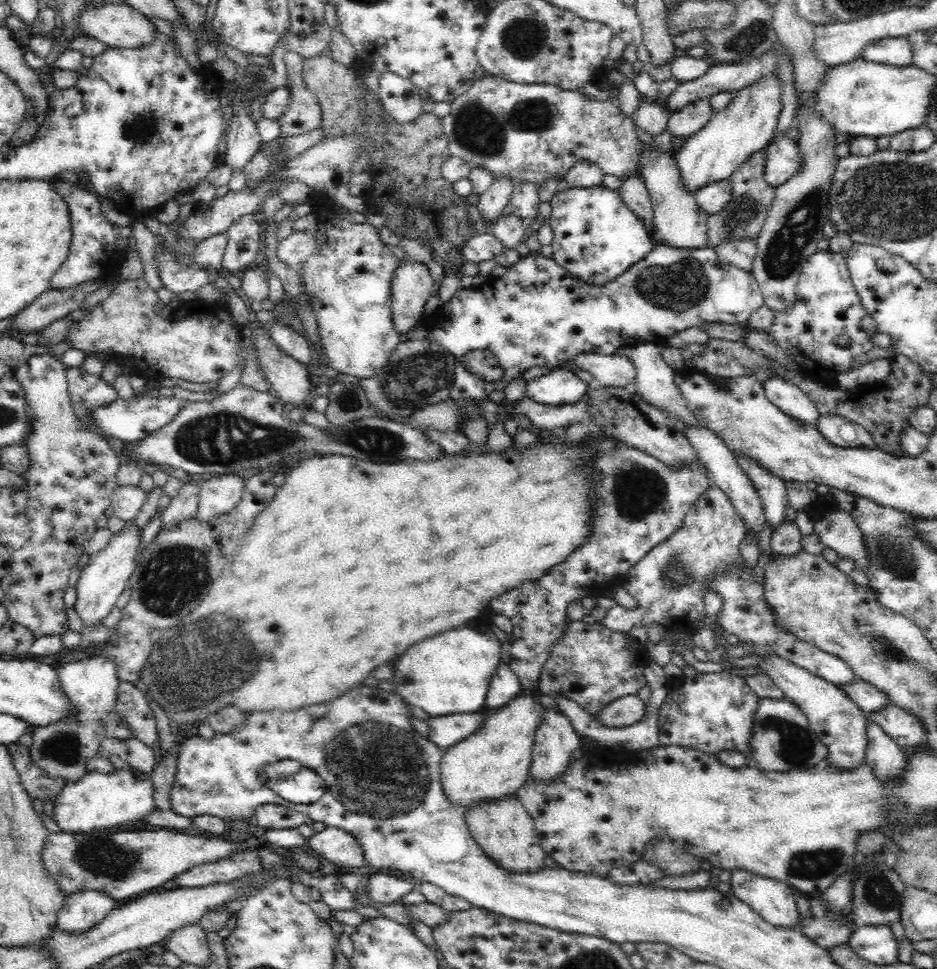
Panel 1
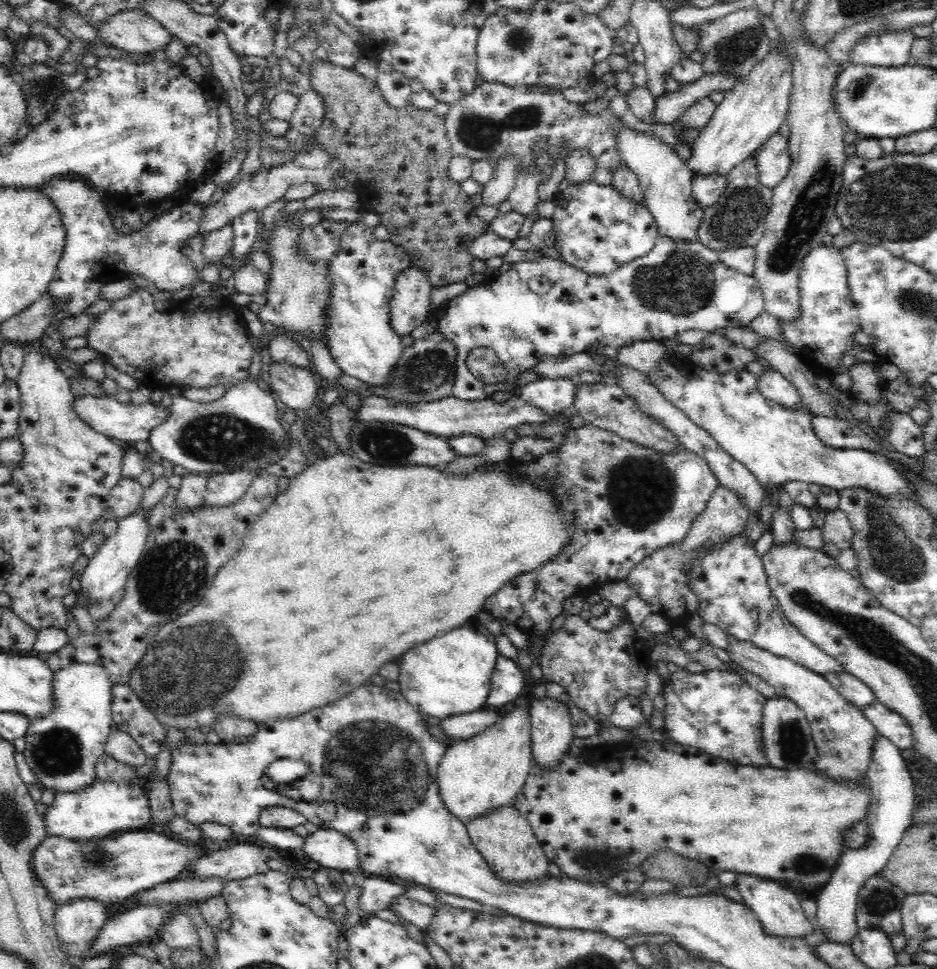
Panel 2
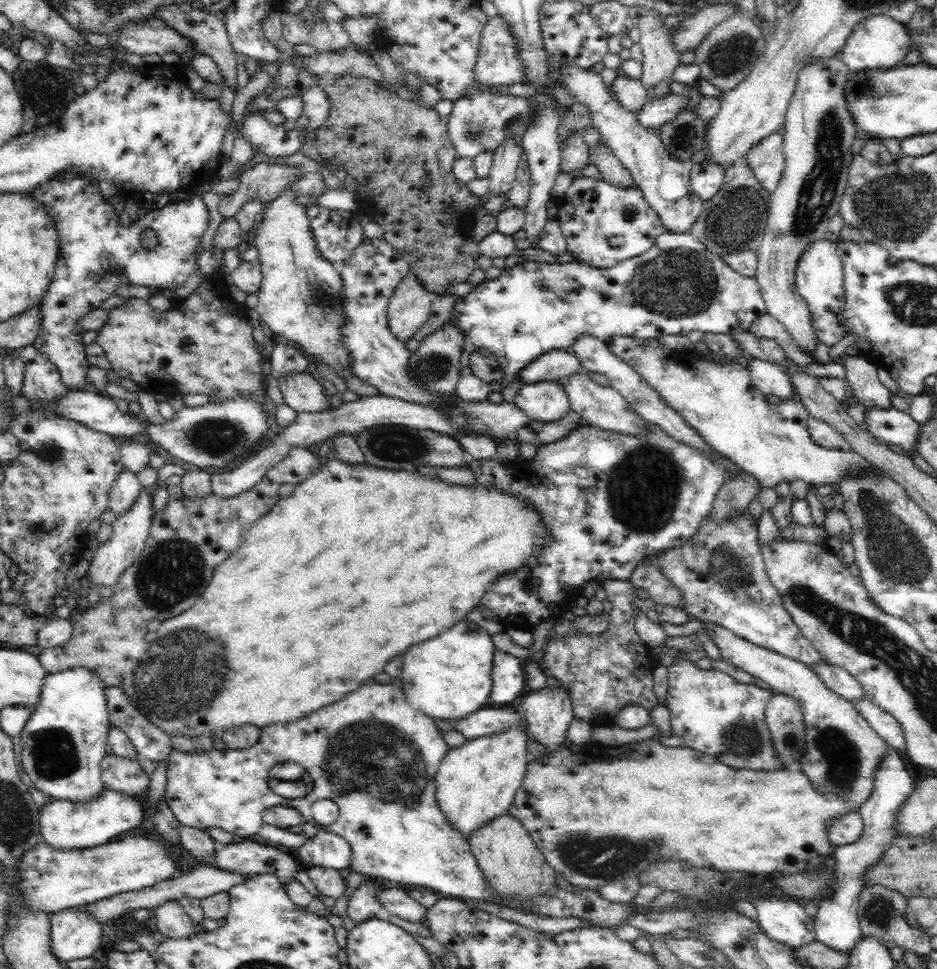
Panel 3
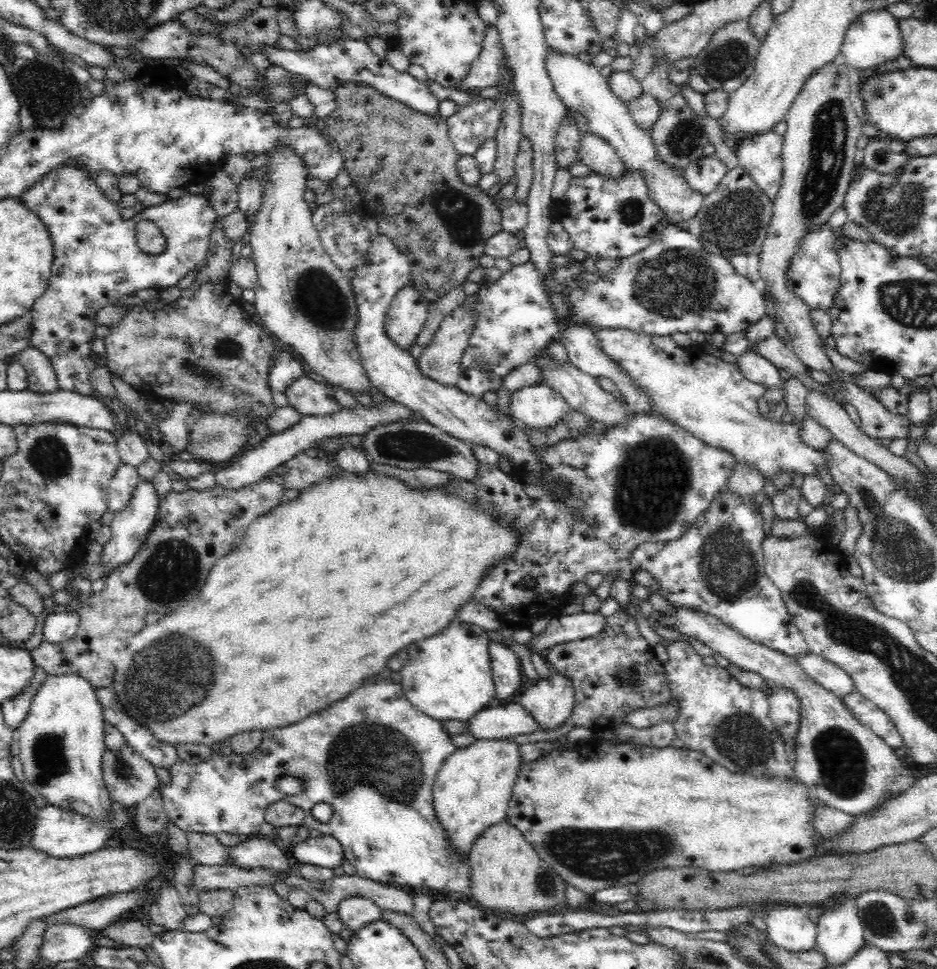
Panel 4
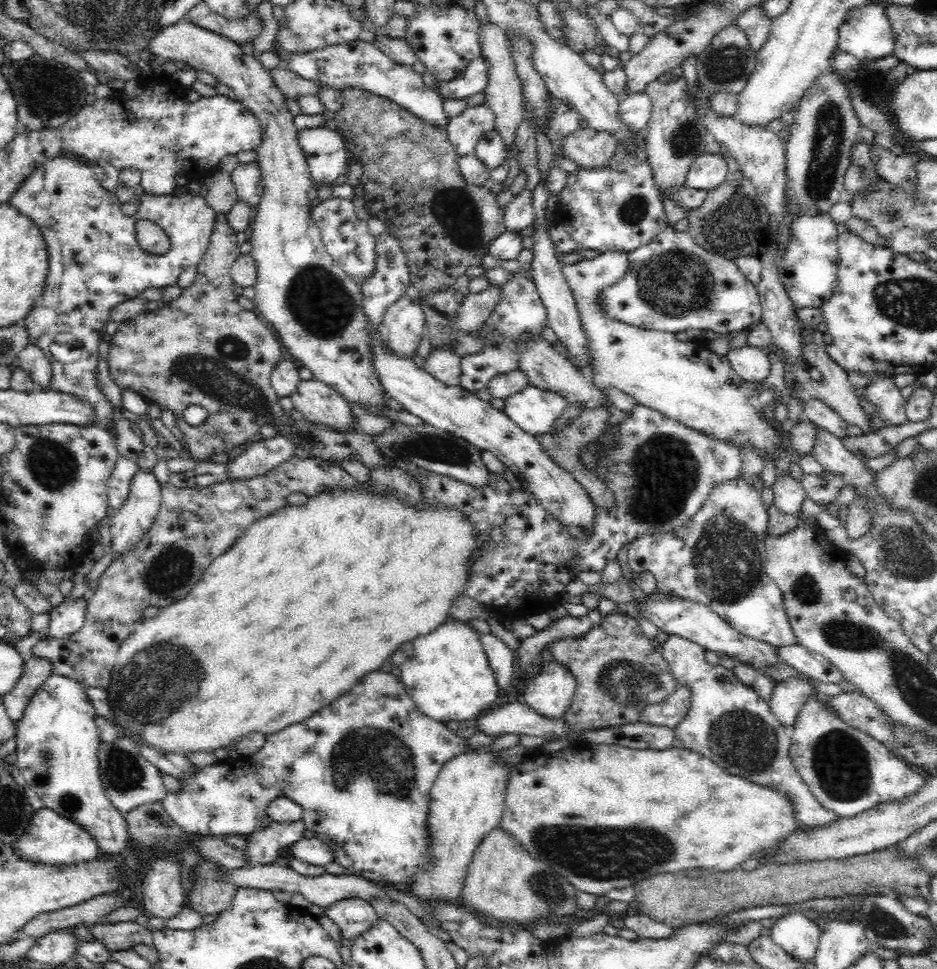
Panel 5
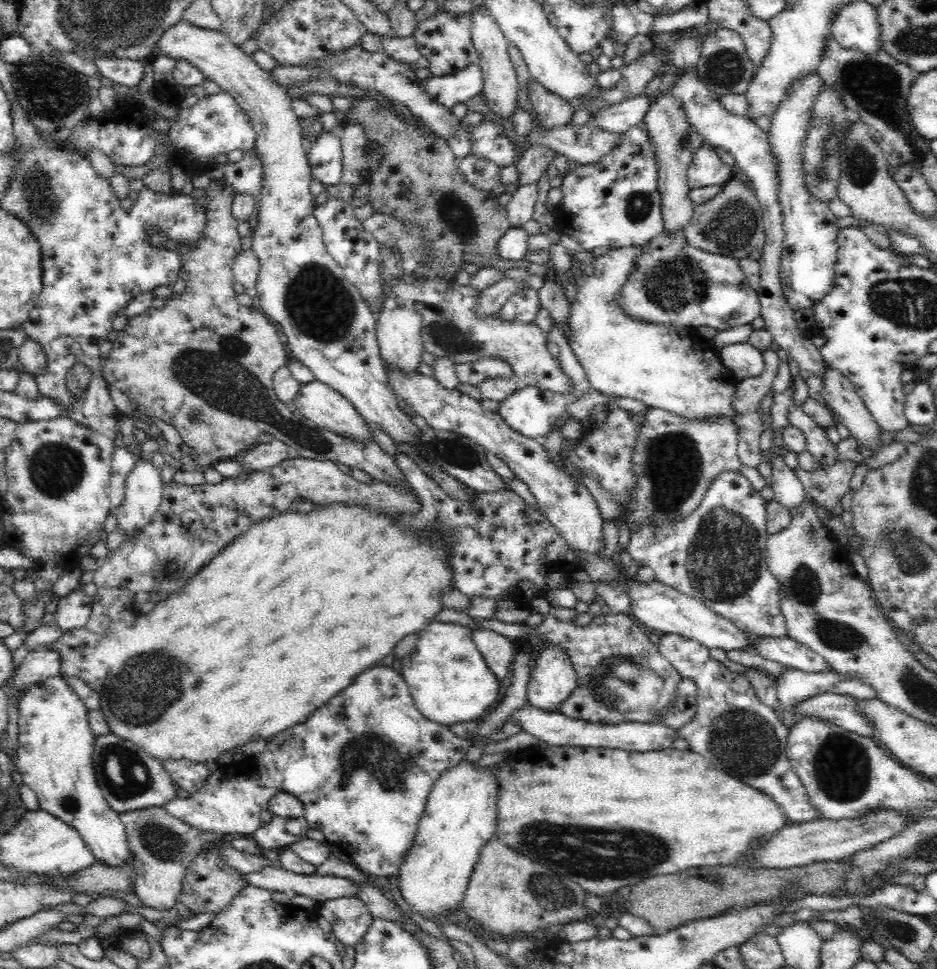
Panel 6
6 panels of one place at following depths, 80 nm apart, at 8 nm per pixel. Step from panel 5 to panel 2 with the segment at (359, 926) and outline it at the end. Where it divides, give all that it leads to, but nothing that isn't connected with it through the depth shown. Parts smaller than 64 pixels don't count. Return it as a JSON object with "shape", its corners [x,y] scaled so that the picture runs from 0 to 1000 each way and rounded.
{"shape":[[[391,904],[382,927],[384,940],[388,942],[388,946],[394,946],[407,939],[414,938],[416,931],[422,926],[431,924],[435,914],[430,910]]]}

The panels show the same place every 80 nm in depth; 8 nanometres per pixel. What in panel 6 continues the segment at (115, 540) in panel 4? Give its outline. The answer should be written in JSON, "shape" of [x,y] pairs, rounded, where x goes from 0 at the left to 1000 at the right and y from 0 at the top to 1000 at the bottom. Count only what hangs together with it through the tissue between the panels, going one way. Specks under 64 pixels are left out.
{"shape":[[[148,471],[137,487],[132,495],[132,516],[124,526],[126,544],[136,554],[154,546],[166,530],[176,501],[171,487],[161,476]]]}

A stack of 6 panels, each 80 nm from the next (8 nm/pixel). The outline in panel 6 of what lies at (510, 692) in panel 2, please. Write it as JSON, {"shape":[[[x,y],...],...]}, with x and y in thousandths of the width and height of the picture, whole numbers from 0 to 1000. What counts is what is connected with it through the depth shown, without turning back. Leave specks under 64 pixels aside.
{"shape":[[[514,648],[503,650],[502,658],[508,665],[518,685],[531,702],[545,696],[545,686],[551,673],[544,658]]]}

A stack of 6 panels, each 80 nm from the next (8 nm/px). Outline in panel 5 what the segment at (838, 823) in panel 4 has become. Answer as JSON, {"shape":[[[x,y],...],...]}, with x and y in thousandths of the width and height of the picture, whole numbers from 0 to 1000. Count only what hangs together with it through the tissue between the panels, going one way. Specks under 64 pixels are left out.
{"shape":[[[714,655],[702,671],[712,681],[723,706],[732,708],[737,714],[733,738],[719,751],[720,762],[728,764],[730,771],[760,783],[777,799],[832,816],[845,826],[856,853],[882,852],[893,845],[890,839],[871,827],[847,793],[841,778],[846,752],[837,749],[824,737],[821,725],[792,706],[782,691],[753,682],[753,671],[733,658]]]}

